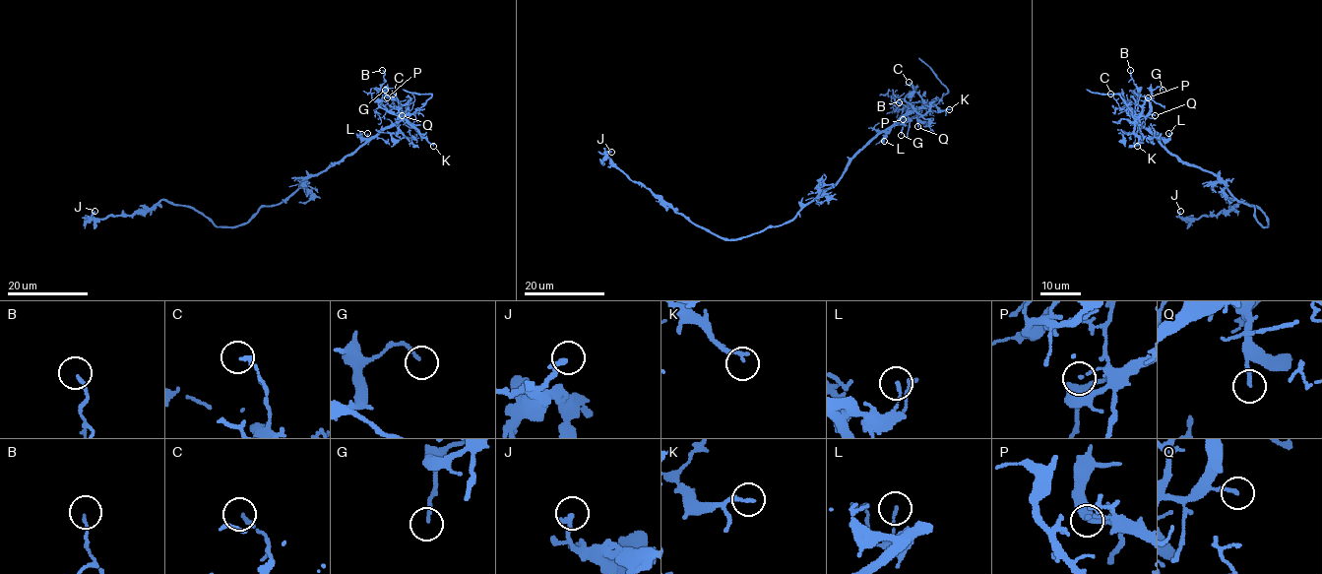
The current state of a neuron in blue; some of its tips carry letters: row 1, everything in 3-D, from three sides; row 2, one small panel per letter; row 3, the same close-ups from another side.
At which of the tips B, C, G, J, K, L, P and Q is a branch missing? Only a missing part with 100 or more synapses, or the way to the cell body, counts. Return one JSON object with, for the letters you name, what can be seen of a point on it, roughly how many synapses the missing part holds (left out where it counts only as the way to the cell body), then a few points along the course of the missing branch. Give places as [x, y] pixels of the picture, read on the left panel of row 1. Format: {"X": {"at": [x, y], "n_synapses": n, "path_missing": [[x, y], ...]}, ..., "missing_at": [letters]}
{"missing_at": []}

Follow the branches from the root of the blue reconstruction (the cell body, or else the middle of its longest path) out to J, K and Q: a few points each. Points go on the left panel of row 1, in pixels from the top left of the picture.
J: (286, 199), (262, 206), (234, 226), (216, 226), (193, 209), (164, 200), (131, 215), (91, 219), (94, 211)
K: (286, 199), (308, 178), (351, 156), (401, 120), (407, 120), (433, 146)
Q: (286, 199), (308, 178), (351, 156), (402, 115)

